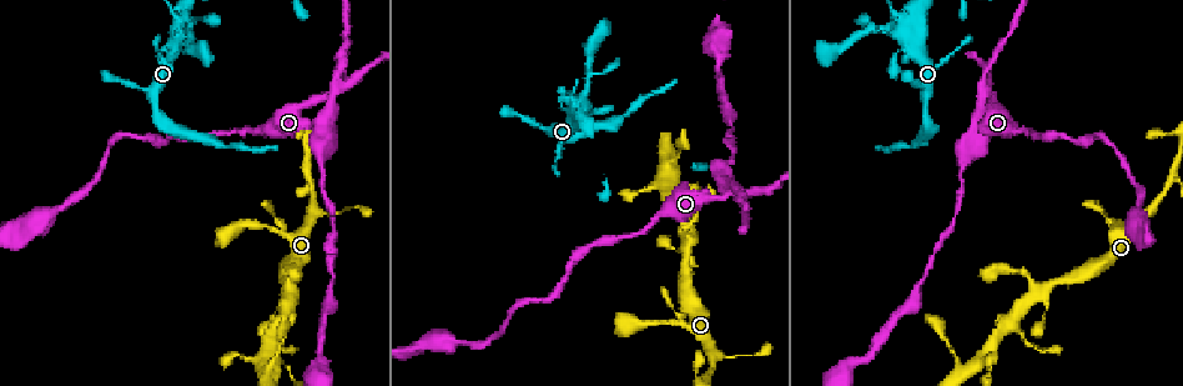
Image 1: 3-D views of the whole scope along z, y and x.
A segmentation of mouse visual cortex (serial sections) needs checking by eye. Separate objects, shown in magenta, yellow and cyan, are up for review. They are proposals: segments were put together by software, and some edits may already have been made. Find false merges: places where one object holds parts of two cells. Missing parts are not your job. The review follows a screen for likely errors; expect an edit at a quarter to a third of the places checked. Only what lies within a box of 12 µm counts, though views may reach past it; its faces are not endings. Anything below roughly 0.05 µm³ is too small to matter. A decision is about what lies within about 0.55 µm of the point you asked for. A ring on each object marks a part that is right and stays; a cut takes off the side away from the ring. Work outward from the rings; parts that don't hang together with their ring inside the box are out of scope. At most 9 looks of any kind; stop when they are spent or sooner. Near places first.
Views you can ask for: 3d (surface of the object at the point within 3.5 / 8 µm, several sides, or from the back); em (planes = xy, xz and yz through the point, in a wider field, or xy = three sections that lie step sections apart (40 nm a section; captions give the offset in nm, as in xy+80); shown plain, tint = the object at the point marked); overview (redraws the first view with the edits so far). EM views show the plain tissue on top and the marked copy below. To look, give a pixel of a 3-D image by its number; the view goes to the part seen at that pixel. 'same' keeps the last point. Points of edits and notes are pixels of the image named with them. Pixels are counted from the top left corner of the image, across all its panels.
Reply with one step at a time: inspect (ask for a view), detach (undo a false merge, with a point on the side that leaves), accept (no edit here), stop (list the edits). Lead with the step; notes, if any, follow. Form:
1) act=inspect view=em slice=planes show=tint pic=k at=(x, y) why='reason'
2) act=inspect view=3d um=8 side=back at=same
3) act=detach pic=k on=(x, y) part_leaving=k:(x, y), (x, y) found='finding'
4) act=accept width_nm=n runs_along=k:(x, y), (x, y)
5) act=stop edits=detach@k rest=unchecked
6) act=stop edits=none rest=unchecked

act=inspect view=3d um=3.5 pic=1 at=(711, 353) why='a fork'

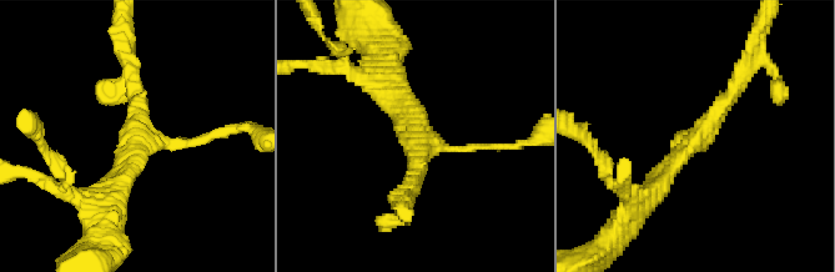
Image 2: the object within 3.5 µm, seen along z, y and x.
act=inspect view=em slice=xy step=2 show=tint pic=2 at=(693, 140)

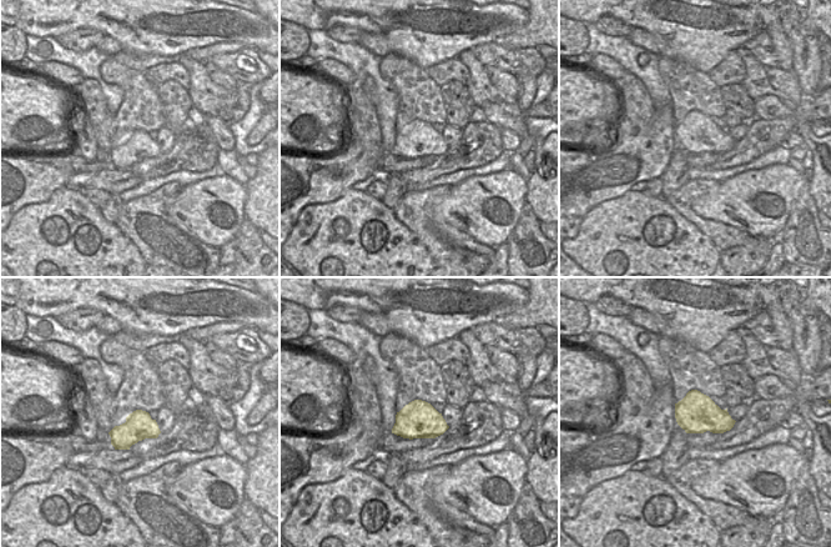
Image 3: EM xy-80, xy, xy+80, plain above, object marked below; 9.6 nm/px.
act=accept runs_along=2:(647, 200), (737, 89), (745, 69) found='all the same cell'

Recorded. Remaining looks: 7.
act=inspect view=3d um=8 pic=1 at=(988, 94) why='abrupt turn'

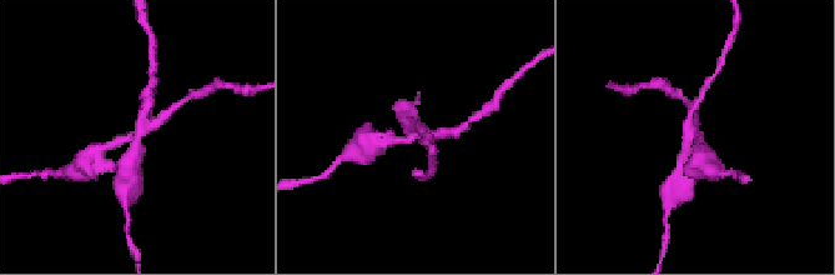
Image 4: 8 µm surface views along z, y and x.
act=inspect view=3d um=3.5 pic=4 at=(137, 133) why='closer look'

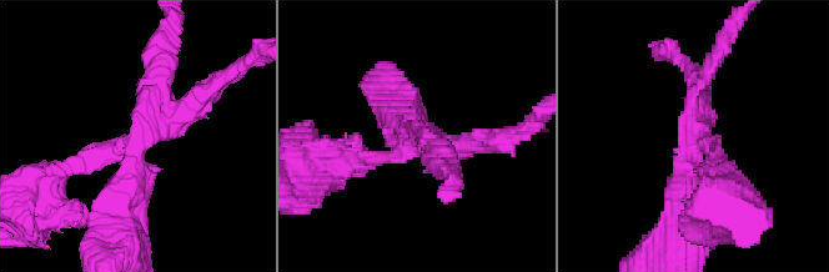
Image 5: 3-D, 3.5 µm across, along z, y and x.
act=detach pic=5 on=(707, 66) part_leaving=5:(136, 145), (117, 256) found='a second cell is stuck on'

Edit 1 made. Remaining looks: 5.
act=inspect view=3d um=3.5 pic=1 at=(251, 131) why='sudden change in width'

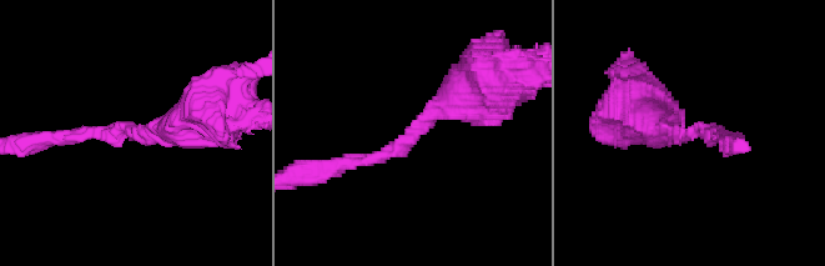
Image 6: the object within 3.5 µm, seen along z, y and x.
act=inspect view=em slice=xy step=5 show=tint pic=6 at=(690, 132) arm_widths_nm=200,450

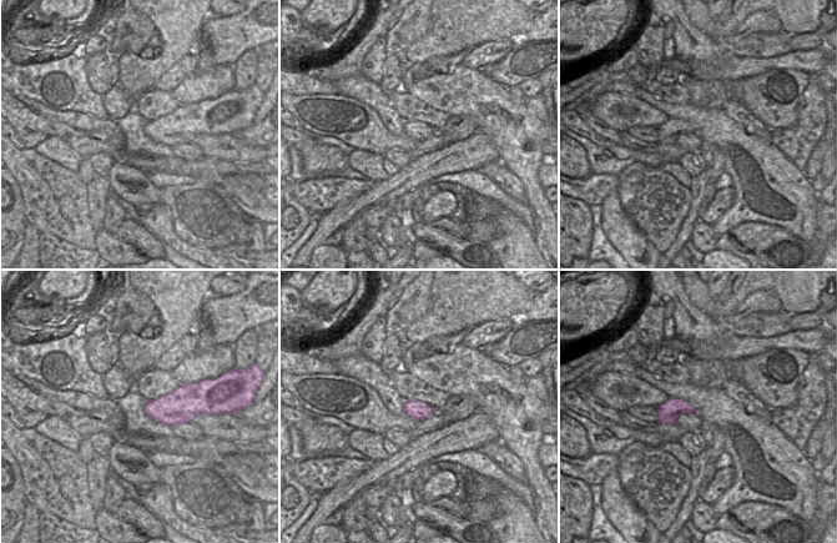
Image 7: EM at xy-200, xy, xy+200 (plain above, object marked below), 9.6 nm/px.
act=accept width_nm=180 runs_along=6:(481, 95), (434, 111), (403, 146), (338, 165) found='continuous, no second cell'

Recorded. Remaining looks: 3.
act=stop edits=detach@5 rest=unchecked

